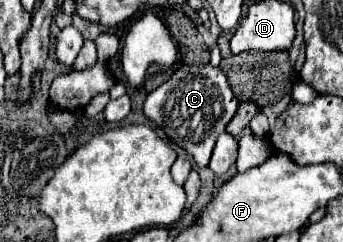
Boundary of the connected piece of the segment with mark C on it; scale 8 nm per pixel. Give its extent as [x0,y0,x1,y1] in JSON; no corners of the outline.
[143,65,238,167]

